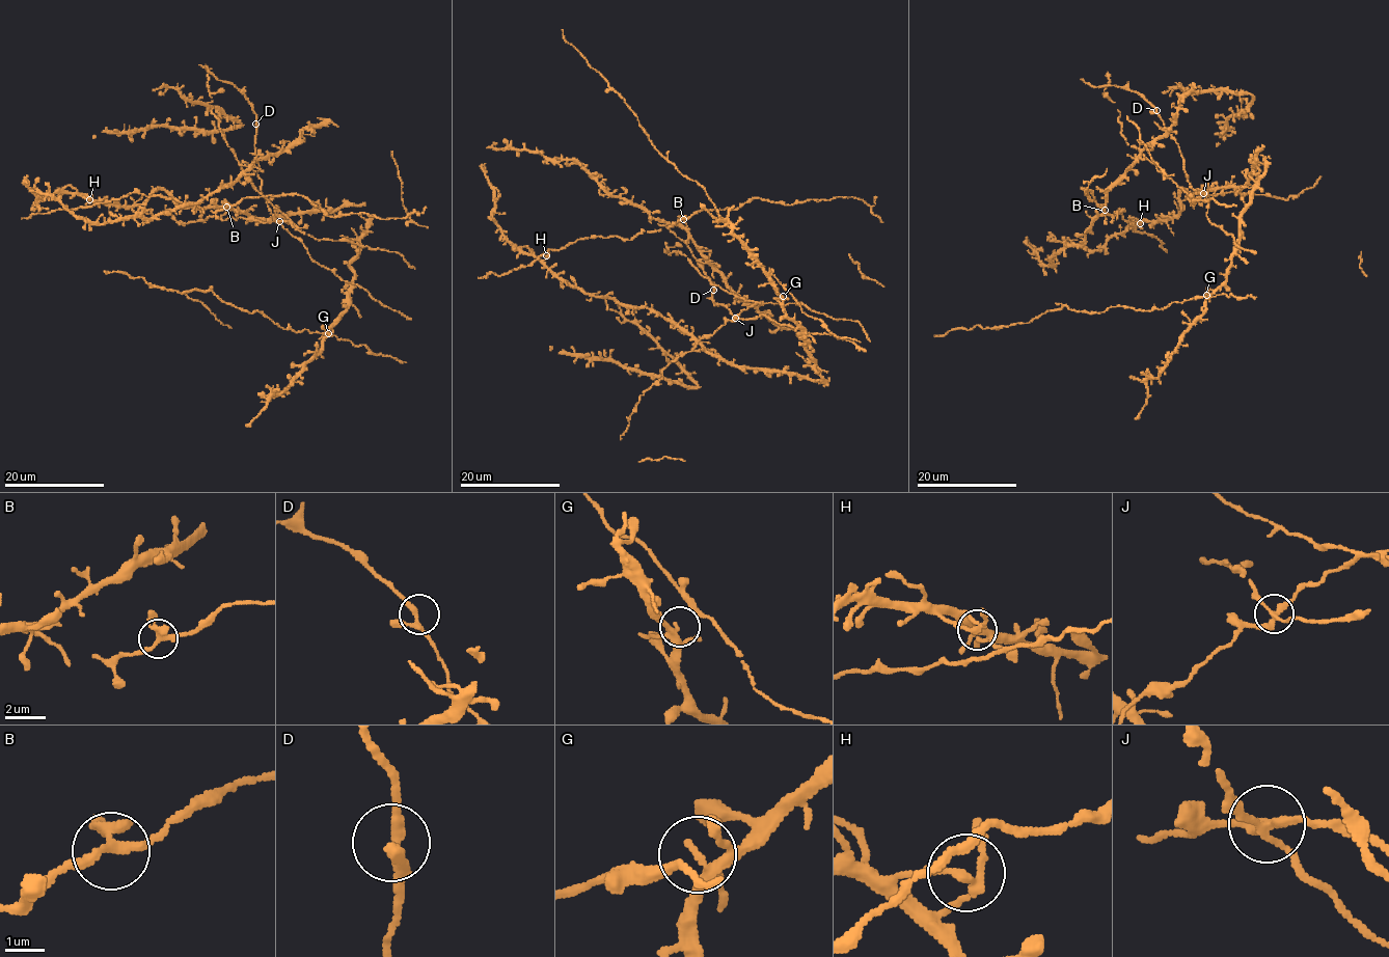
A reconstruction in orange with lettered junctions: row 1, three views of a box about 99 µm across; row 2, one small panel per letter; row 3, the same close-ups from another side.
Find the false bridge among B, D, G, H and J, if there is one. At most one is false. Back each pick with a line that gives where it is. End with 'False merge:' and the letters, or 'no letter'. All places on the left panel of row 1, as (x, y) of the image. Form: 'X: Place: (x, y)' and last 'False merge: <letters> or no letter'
J: Place: (279, 221)
False merge: J

